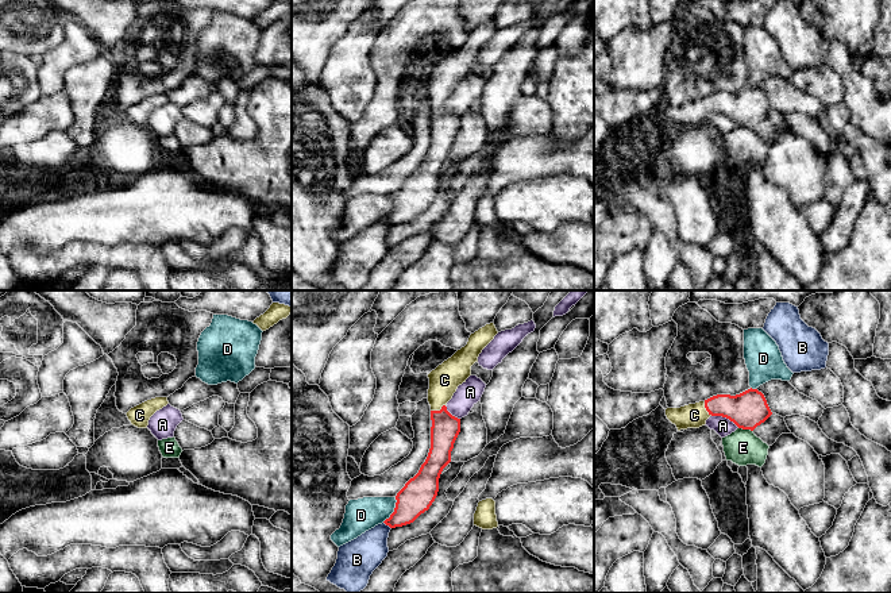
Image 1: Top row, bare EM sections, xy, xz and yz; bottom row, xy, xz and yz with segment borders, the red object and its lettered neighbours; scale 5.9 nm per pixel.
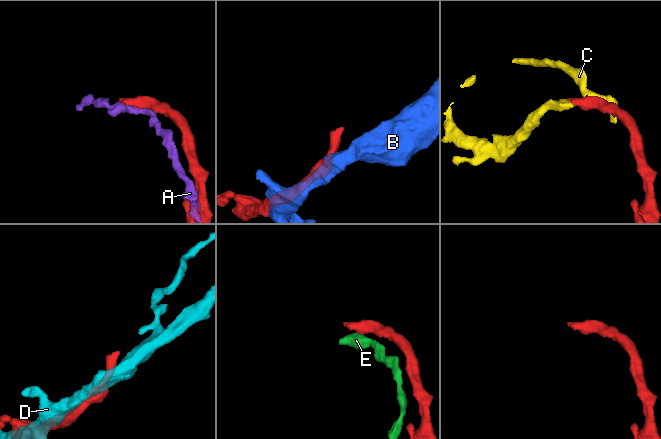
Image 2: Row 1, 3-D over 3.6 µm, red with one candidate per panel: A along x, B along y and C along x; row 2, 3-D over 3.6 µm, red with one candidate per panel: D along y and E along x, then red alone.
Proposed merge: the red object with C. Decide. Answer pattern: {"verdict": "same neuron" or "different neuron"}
{"verdict": "same neuron"}

